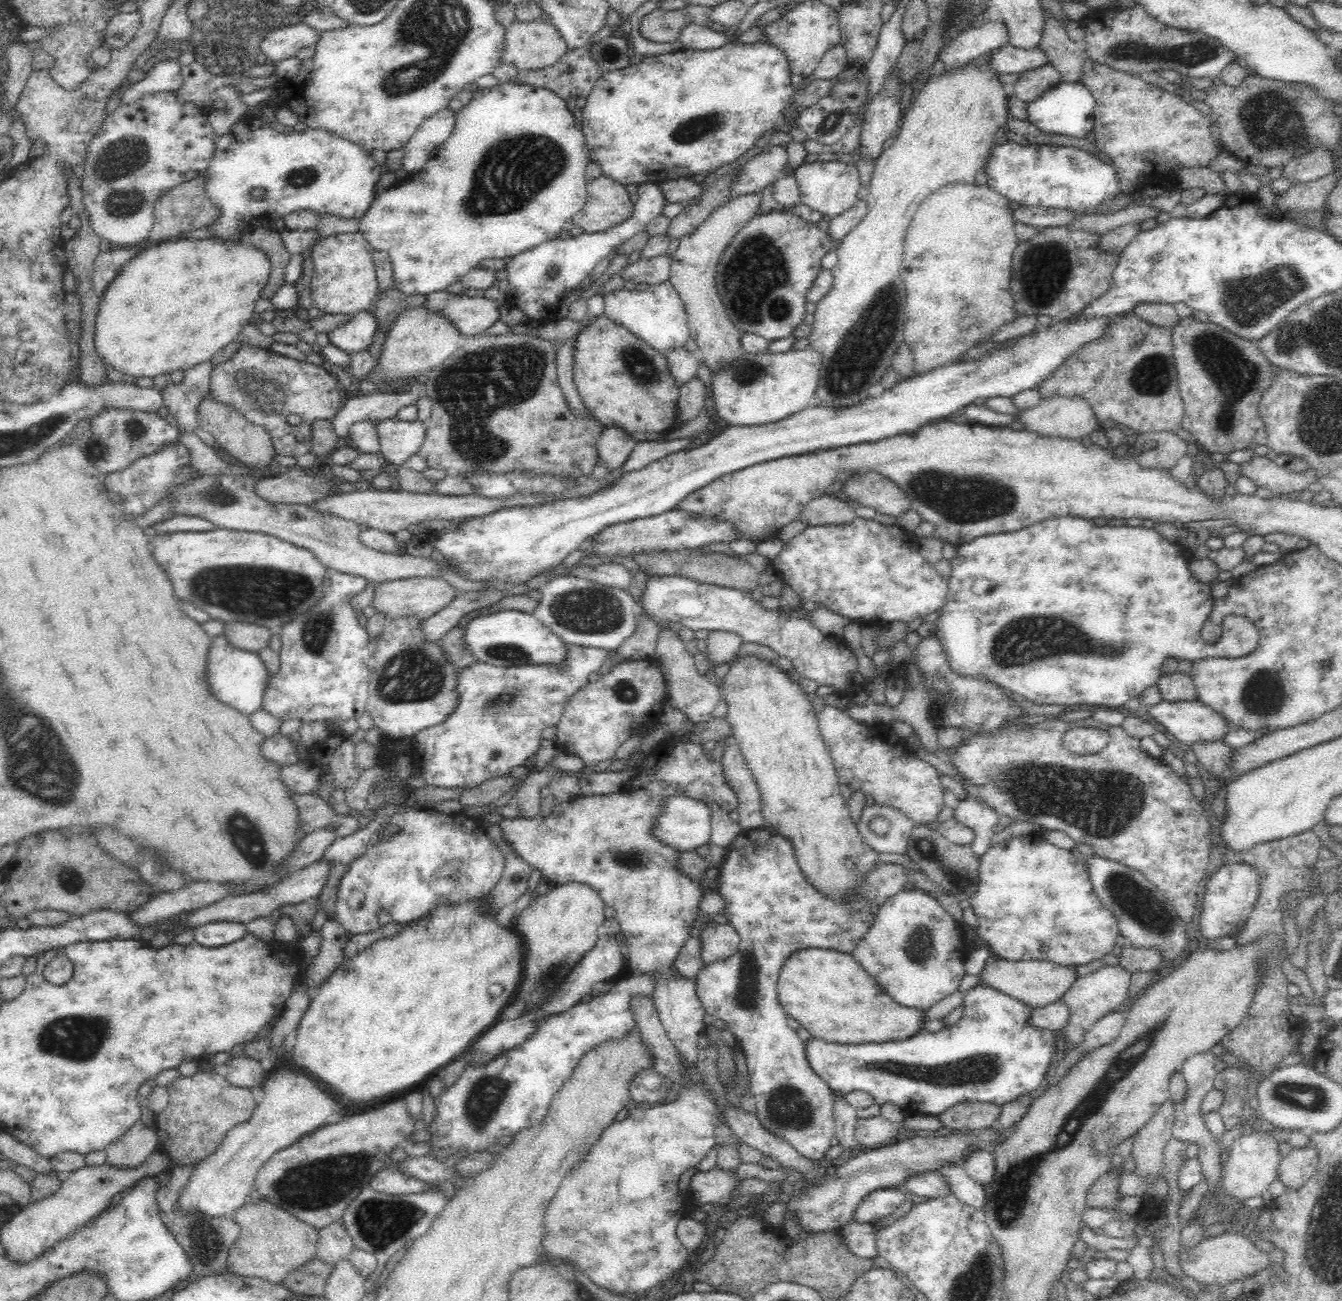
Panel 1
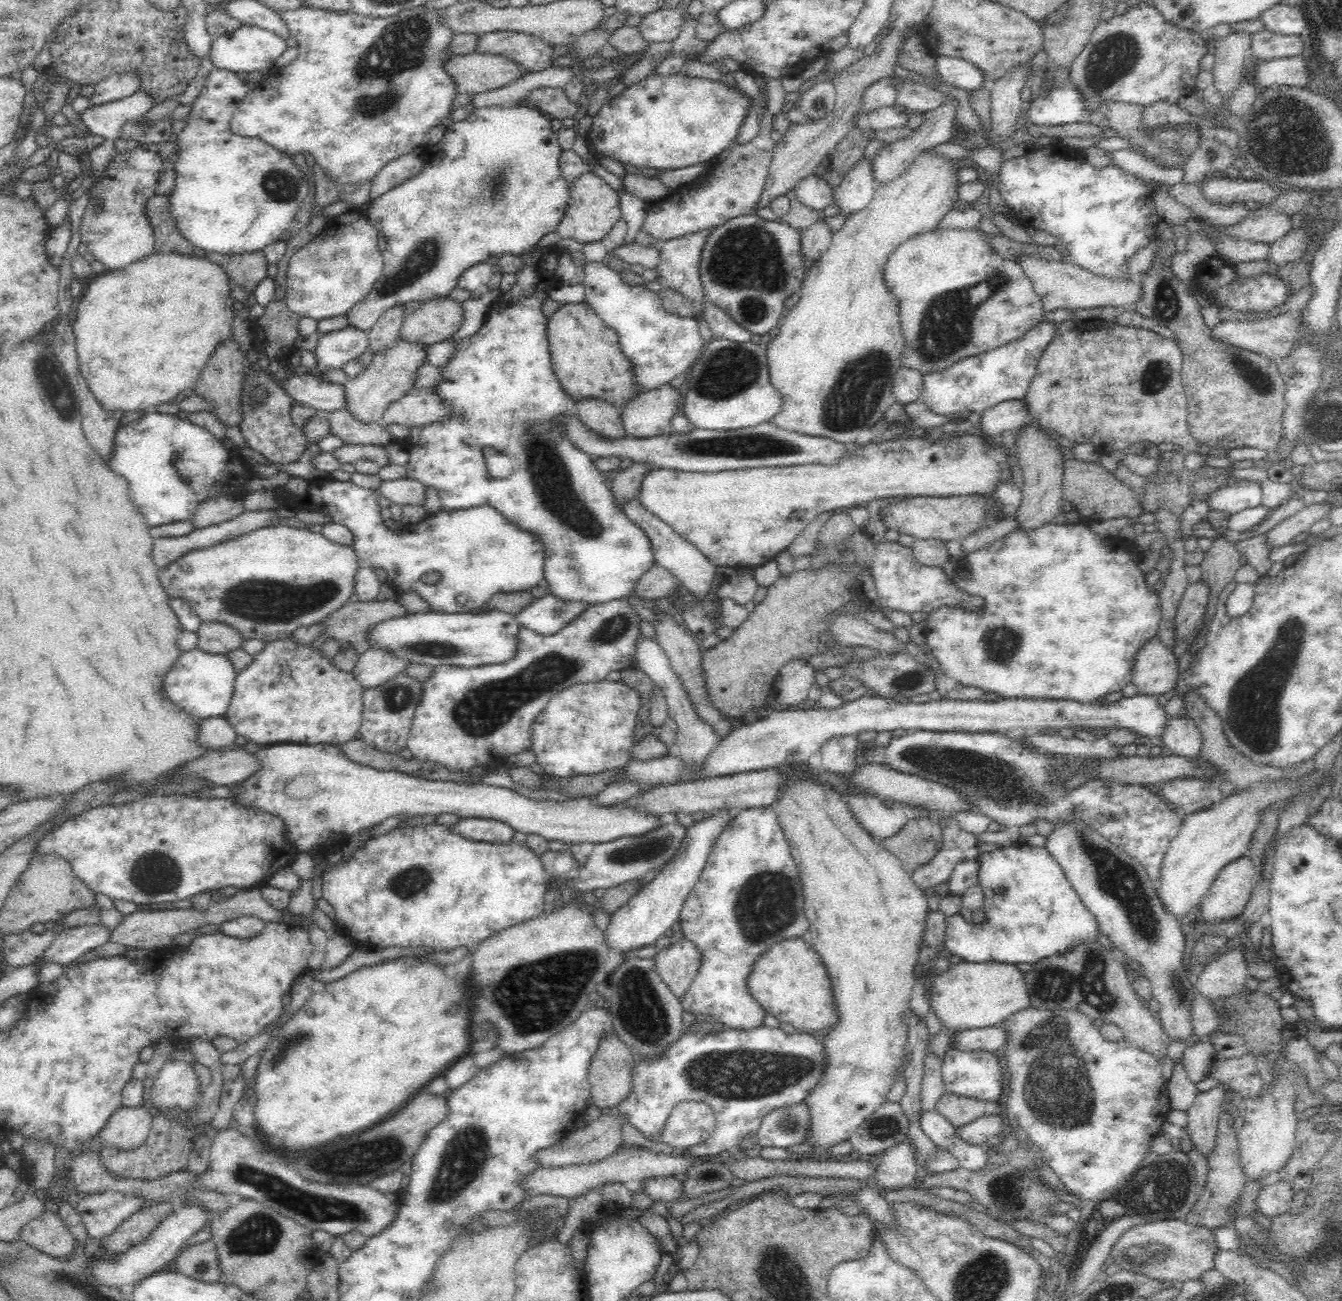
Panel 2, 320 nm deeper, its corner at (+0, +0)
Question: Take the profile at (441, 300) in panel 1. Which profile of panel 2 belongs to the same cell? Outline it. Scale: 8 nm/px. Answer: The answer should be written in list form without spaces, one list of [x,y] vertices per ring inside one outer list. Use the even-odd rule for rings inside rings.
[[[448,296],[436,297],[435,299],[422,302],[414,312],[406,314],[399,330],[399,338],[402,341],[432,345],[449,338],[455,333],[463,321],[461,304]]]

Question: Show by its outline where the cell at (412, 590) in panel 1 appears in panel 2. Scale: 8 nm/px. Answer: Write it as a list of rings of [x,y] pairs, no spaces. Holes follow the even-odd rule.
[[[398,598],[348,602],[323,620],[326,627],[324,636],[334,638],[341,644],[348,642],[358,654],[362,654],[371,648],[368,630],[372,626],[406,614],[410,613],[399,603]]]

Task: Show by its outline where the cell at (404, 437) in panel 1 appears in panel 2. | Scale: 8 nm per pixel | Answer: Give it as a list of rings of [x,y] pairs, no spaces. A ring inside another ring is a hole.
[[[344,410],[334,412],[318,412],[322,418],[328,419],[330,433],[338,436],[348,444],[366,444],[384,447],[390,442],[396,442],[390,437],[385,424],[360,423],[352,413]]]

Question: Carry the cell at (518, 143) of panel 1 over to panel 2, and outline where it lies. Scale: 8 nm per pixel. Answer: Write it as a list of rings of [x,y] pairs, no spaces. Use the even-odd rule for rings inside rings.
[[[514,104],[514,106],[482,106],[482,108],[475,108],[464,120],[448,123],[441,140],[433,145],[425,145],[421,150],[422,170],[417,175],[402,182],[402,184],[390,188],[382,196],[378,196],[376,200],[371,202],[370,208],[365,212],[368,221],[374,225],[374,228],[378,229],[378,236],[387,238],[386,249],[381,252],[383,256],[382,276],[375,282],[370,292],[360,302],[351,306],[347,312],[349,325],[366,333],[393,306],[403,305],[411,300],[426,302],[436,297],[447,296],[455,288],[458,277],[464,271],[490,256],[500,258],[505,254],[521,255],[530,252],[537,246],[542,236],[549,232],[555,232],[570,198],[570,184],[562,178],[559,169],[559,159],[563,151],[560,144],[558,144],[557,133],[552,130],[551,118],[543,111],[532,106]]]

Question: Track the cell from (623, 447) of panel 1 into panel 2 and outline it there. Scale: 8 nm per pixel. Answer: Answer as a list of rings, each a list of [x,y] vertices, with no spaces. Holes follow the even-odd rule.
[[[586,398],[578,403],[578,419],[597,435],[609,439],[619,439],[627,436],[622,423],[621,409],[613,406],[611,402]]]

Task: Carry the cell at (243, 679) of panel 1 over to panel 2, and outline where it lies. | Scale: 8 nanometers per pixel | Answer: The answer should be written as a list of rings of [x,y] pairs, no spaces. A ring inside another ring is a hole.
[[[198,648],[182,651],[177,661],[166,671],[163,693],[179,708],[194,718],[222,717],[234,692],[237,672],[224,654],[210,654]]]

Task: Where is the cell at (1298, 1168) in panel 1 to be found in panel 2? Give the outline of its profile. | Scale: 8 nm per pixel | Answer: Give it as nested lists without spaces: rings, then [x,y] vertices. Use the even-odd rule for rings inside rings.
[[[1268,1180],[1255,1200],[1255,1210],[1272,1219],[1274,1216],[1290,1210],[1293,1195],[1289,1182],[1285,1180],[1270,1182]]]

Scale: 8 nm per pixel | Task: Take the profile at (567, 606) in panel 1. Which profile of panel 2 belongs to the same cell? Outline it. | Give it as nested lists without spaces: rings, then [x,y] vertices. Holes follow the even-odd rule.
[[[548,591],[525,606],[515,617],[522,628],[534,630],[537,634],[552,635],[589,606],[585,600],[564,602]]]

